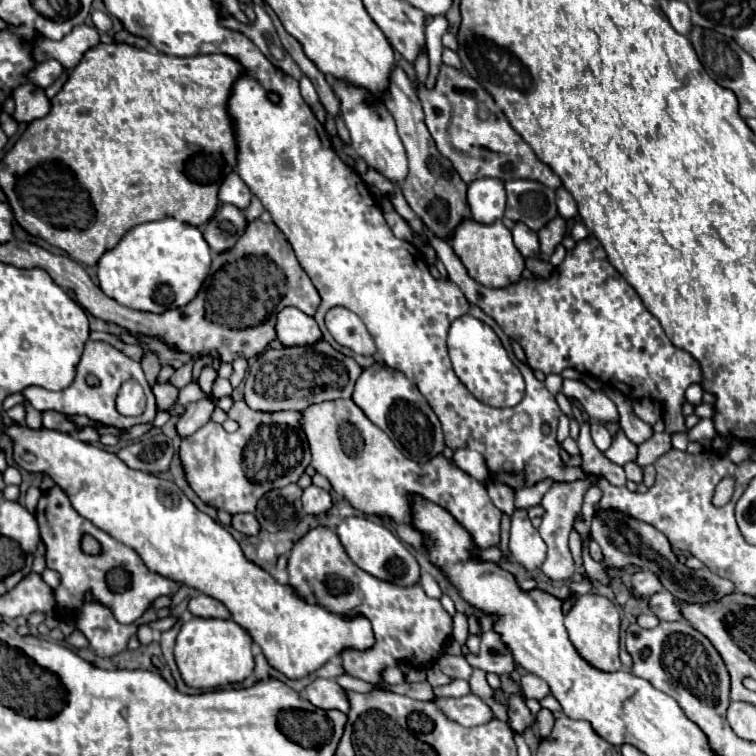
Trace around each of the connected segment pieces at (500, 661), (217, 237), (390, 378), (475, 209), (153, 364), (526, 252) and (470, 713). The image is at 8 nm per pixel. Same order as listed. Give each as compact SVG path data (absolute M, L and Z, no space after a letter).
M496 631L482 633L480 655L474 657L472 653L468 653L466 659L472 667L482 669L486 673L496 673L496 675L510 675L516 667L512 651L502 643L502 639Z
M222 203L206 223L202 235L214 253L224 253L232 249L236 241L244 235L246 225L248 221L244 217L244 211L230 203Z
M374 363L362 371L354 385L352 401L364 411L364 415L378 425L394 443L396 447L412 461L428 461L442 453L444 449L444 435L440 421L424 395L412 385L404 373L386 369L384 363Z
M476 179L468 185L468 205L476 223L490 225L502 219L506 209L504 185L498 179Z
M149 352L144 355L153 355L153 356L143 356L141 359L141 366L144 371L146 380L148 381L150 387L152 388L156 383L156 378L161 369L160 362L155 353Z
M516 223L516 227L512 229L512 235L514 235L514 245L524 257L534 257L540 253L540 241L536 231L526 227L524 223Z
M466 695L460 699L436 699L434 701L446 717L450 717L452 721L464 725L464 727L478 727L478 725L486 725L488 721L494 719L492 709L478 699L476 695Z

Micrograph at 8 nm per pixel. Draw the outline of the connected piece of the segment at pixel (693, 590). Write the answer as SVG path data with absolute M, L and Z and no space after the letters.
M600 509L594 513L592 529L590 529L594 541L600 543L604 551L604 563L612 567L624 567L624 565L640 565L642 569L652 569L660 577L664 589L668 589L674 599L688 599L688 603L706 603L712 599L720 599L724 595L730 595L734 591L732 581L714 575L706 567L694 571L688 569L678 561L678 557L672 553L670 543L664 533L656 531L652 525L634 519L622 511L616 509Z

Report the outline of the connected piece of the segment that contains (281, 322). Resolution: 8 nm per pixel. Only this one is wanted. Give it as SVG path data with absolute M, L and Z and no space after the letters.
M284 307L276 315L276 339L286 345L300 345L300 343L316 343L320 339L320 329L314 317L302 313L298 307Z

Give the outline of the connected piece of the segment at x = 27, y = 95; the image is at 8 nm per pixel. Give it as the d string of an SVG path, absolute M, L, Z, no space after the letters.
M26 83L20 85L14 91L14 101L16 101L16 111L14 111L14 119L18 123L30 123L32 119L40 119L50 111L50 101L44 93L42 87L36 87L34 83Z

